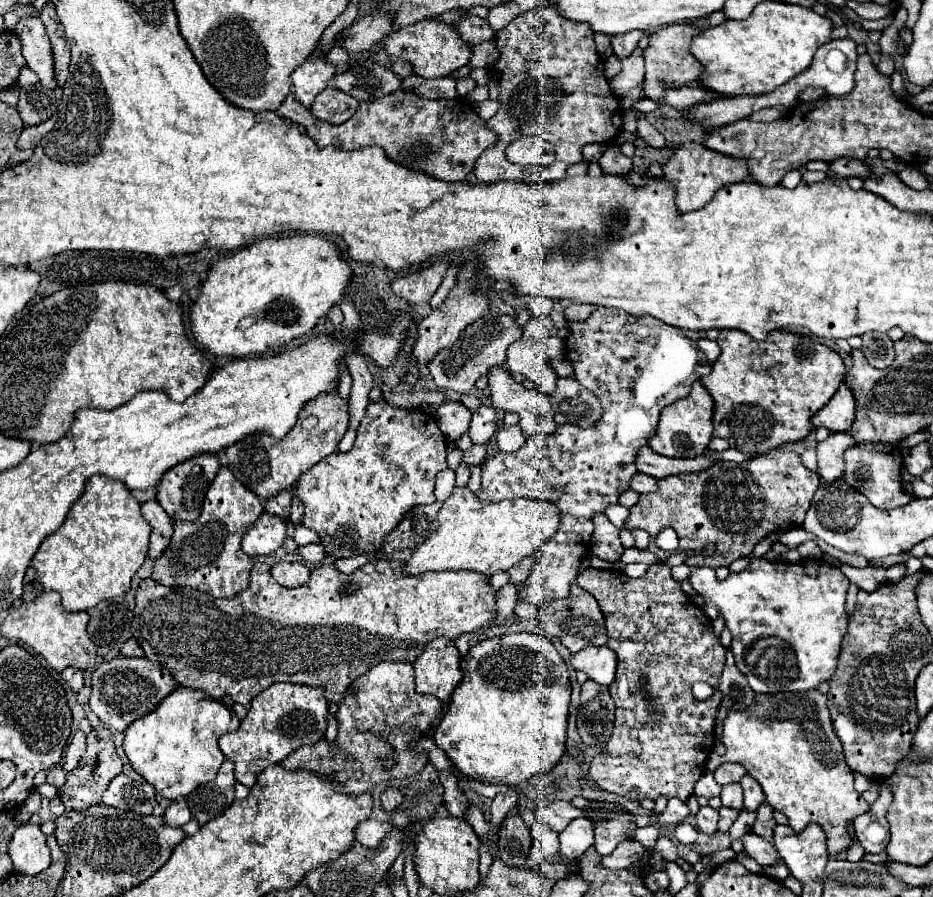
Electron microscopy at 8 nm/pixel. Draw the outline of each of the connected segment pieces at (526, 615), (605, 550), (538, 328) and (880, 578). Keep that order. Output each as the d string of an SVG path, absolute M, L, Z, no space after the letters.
M525 583L517 584L517 597L518 601L515 606L514 612L515 614L523 621L525 620L534 620L538 616L539 609L536 606L531 604L527 604L525 602L521 602L521 598L519 598L519 592L525 588Z
M595 514L593 524L595 524L595 530L589 542L591 554L603 560L615 562L623 554L623 546L619 542L619 528L613 526L605 514Z
M531 318L527 328L523 328L523 336L507 348L505 366L509 372L519 372L527 380L531 380L539 392L553 394L557 374L549 364L549 356L545 354L545 340L551 336L549 320Z
M843 564L840 569L851 583L857 584L859 588L863 588L867 592L871 592L871 590L879 588L883 582L887 582L885 570L879 570L875 566L867 566L867 568L859 570L859 568Z

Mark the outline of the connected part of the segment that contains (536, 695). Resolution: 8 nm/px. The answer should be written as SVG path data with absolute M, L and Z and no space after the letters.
M517 632L477 642L461 658L463 680L431 734L459 772L493 784L519 784L555 768L565 750L571 682L551 640Z

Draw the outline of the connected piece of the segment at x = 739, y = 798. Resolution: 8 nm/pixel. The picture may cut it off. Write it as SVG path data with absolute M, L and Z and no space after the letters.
M725 784L721 790L721 802L723 806L743 810L743 790L739 784Z

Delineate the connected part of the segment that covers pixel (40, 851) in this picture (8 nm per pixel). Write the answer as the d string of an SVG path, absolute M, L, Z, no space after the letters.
M23 824L15 830L9 842L9 856L13 868L27 876L37 876L39 872L49 868L49 848L39 824Z

